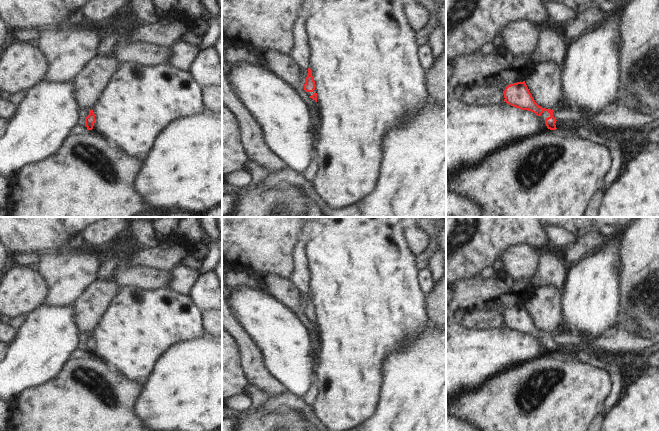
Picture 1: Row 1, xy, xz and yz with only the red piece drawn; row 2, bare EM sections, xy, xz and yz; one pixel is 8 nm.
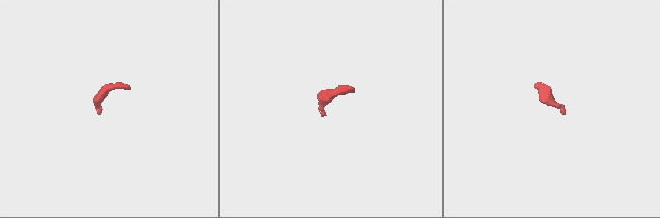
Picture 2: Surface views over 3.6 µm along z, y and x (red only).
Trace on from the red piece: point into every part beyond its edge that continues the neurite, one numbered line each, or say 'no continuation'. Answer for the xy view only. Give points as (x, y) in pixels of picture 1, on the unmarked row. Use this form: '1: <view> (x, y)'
no continuation

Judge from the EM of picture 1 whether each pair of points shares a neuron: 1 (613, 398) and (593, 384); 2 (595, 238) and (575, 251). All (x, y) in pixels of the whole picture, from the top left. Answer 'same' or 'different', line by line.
1: different
2: same

